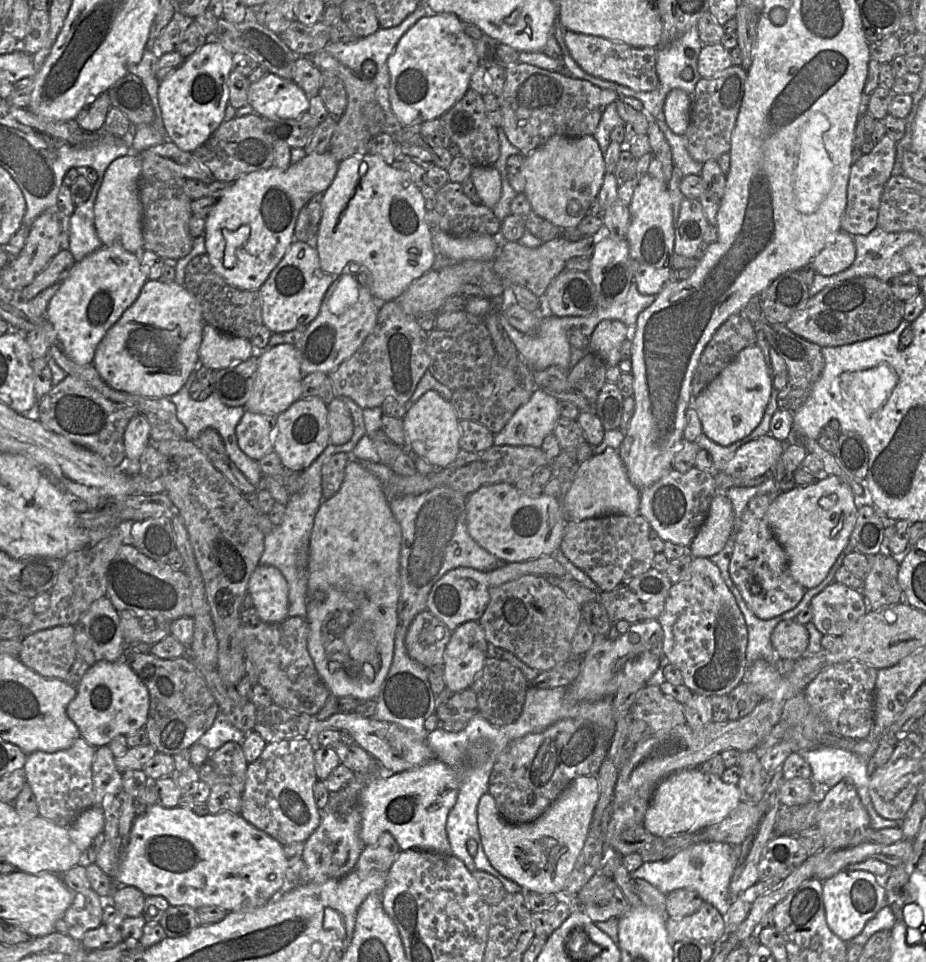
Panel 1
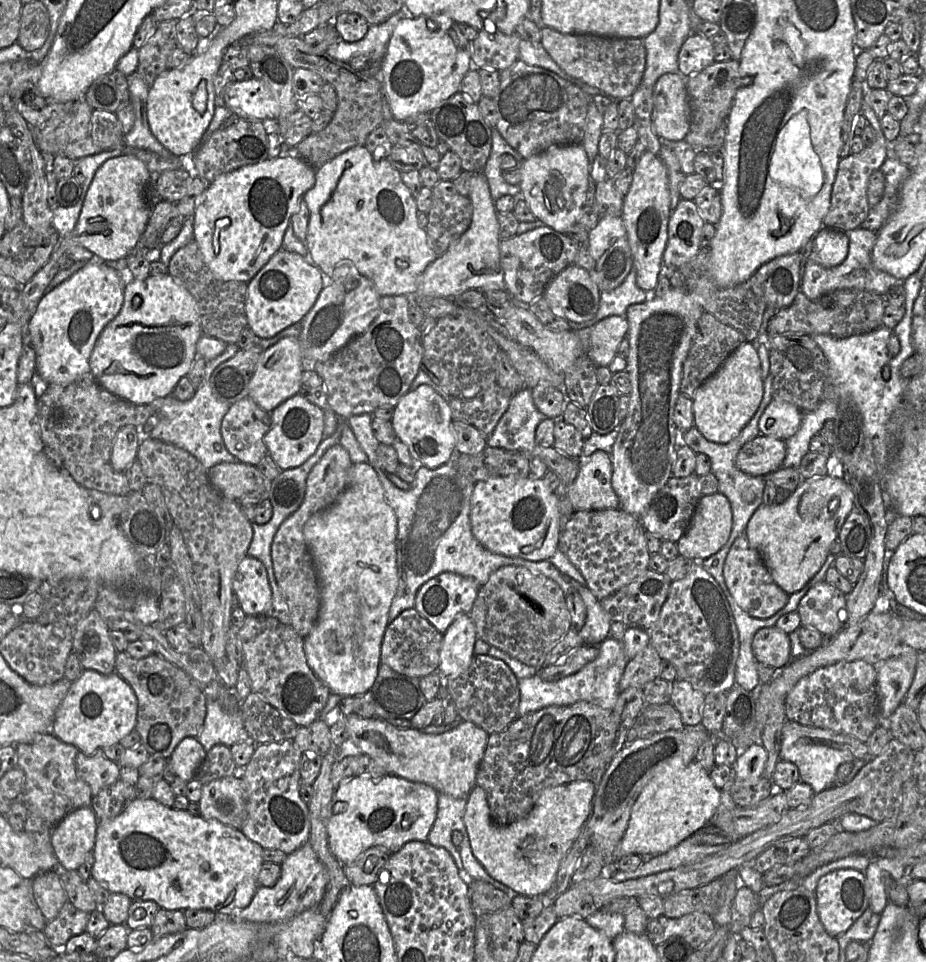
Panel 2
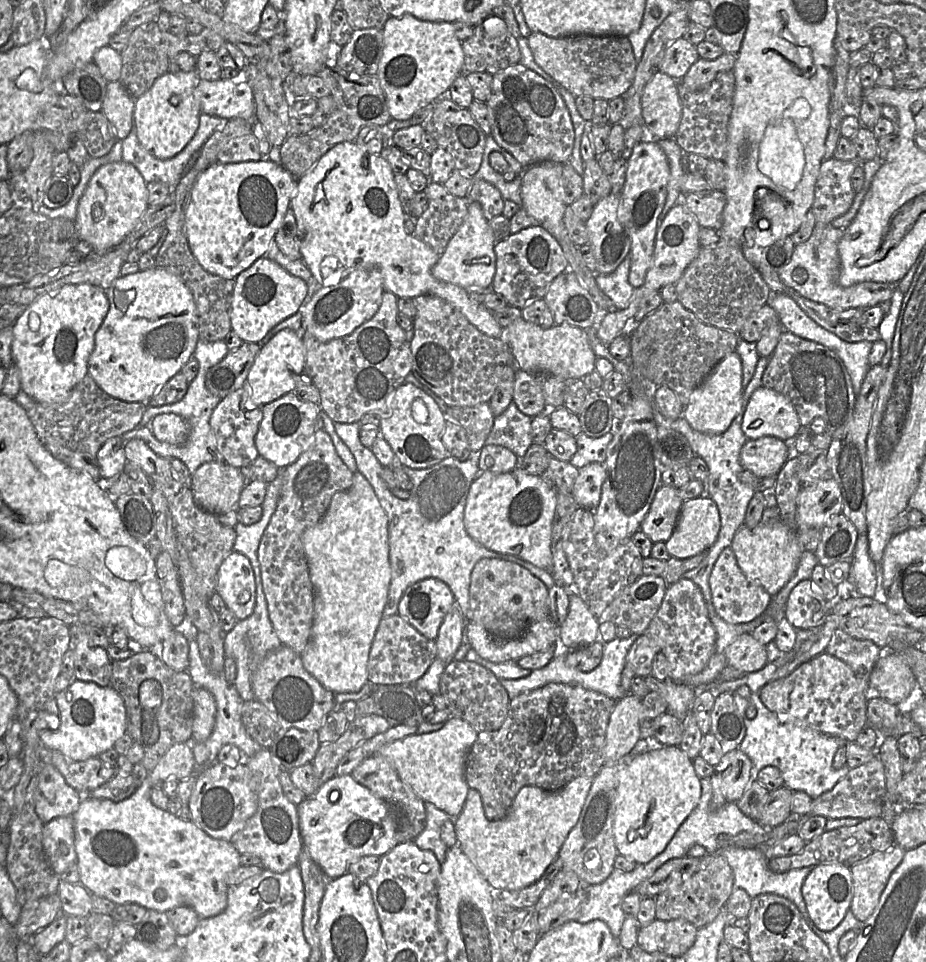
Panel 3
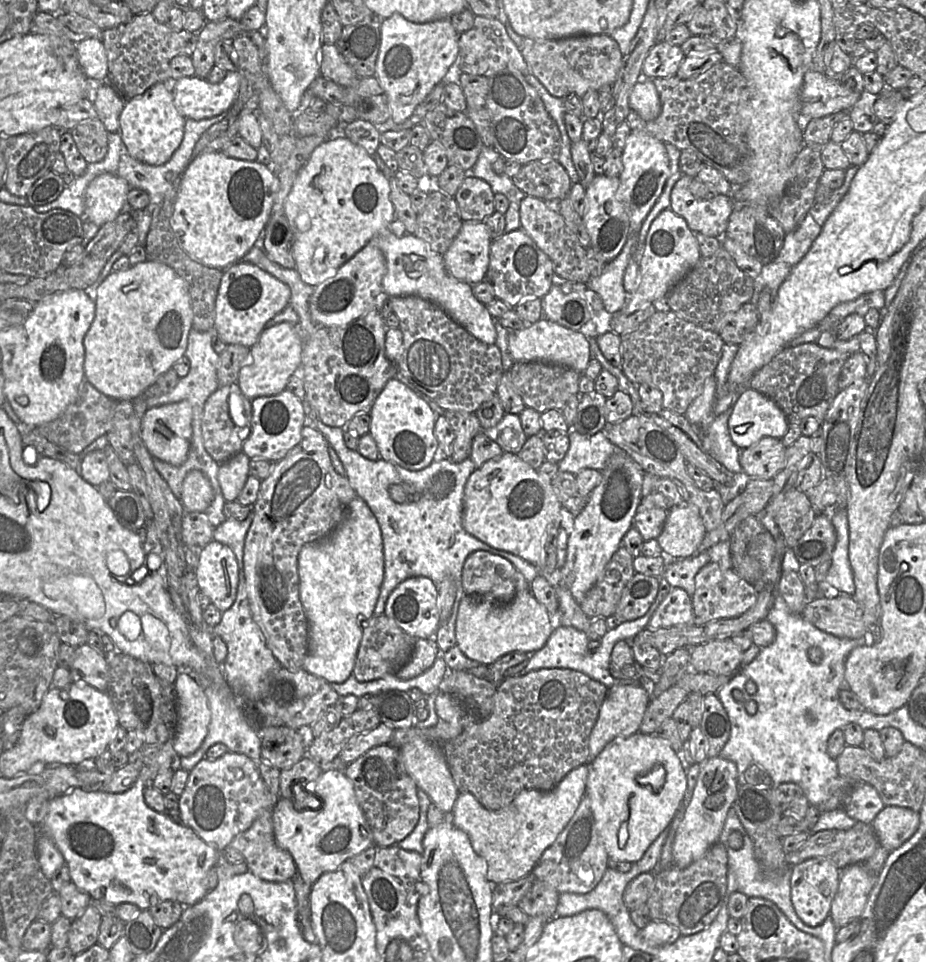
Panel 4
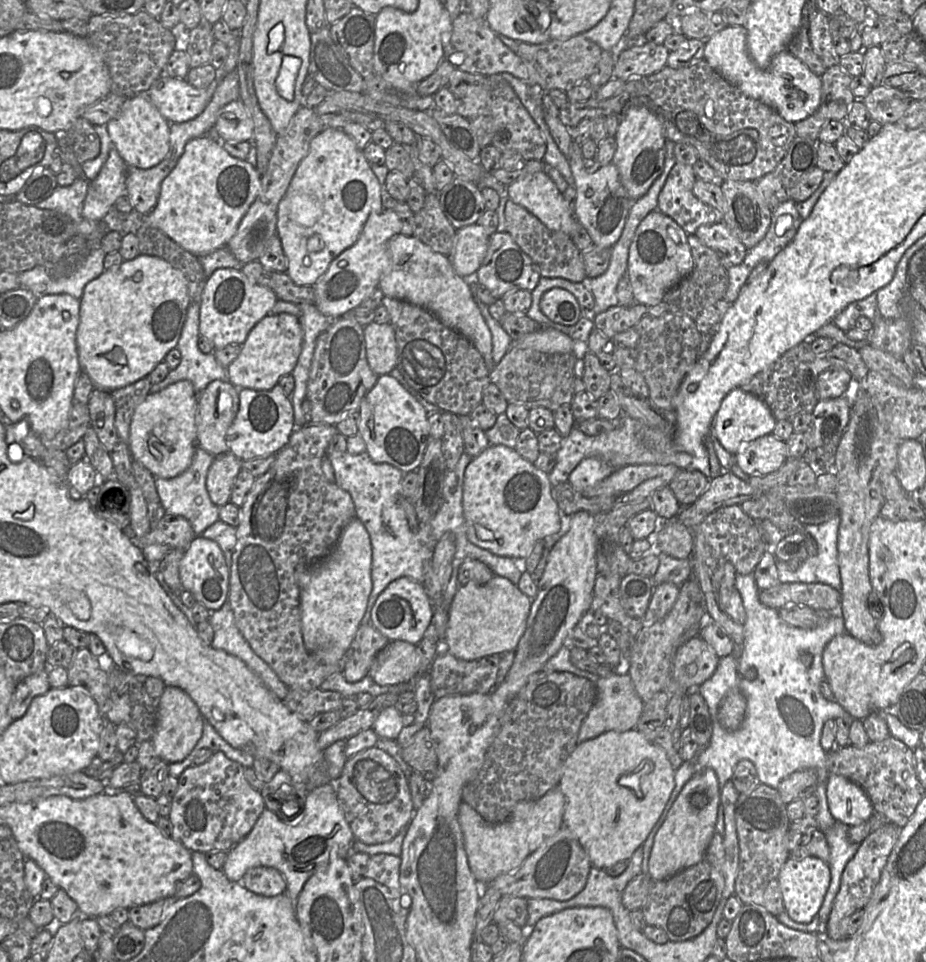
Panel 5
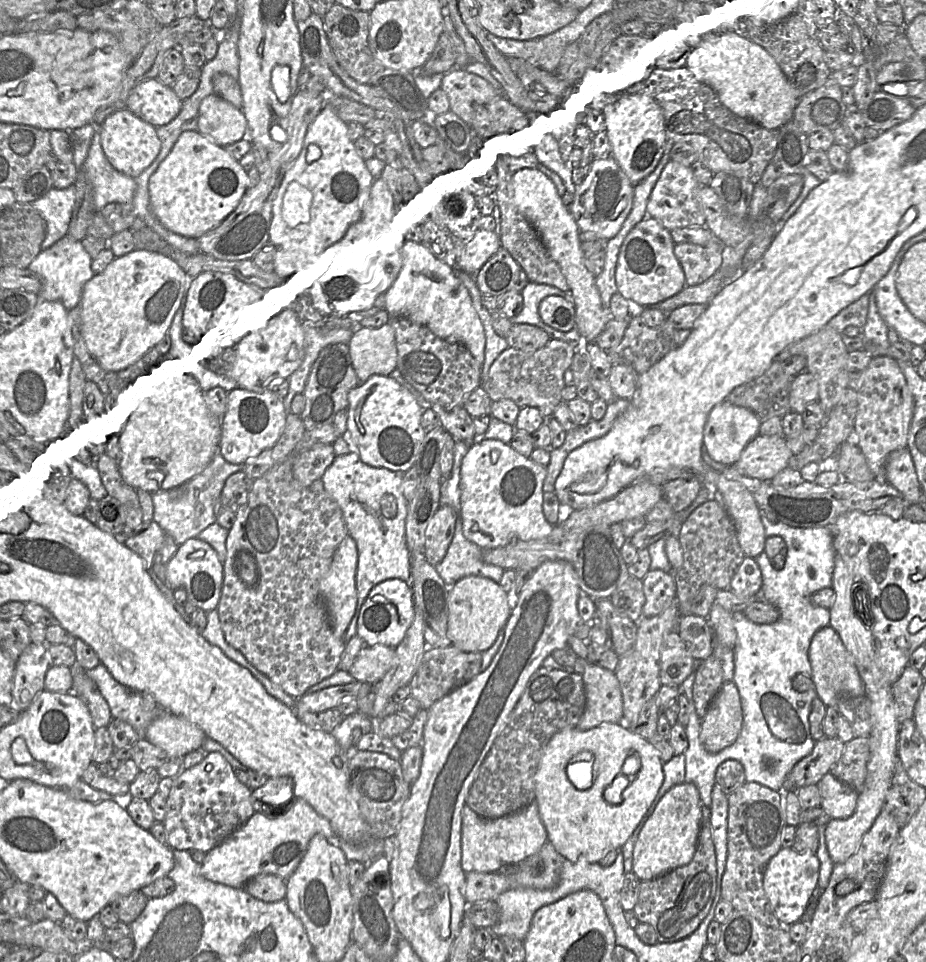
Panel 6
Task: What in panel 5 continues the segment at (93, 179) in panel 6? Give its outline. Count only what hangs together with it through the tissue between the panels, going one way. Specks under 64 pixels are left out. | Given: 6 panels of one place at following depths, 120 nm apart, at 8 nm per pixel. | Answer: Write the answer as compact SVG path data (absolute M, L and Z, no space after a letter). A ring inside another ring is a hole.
M113 147L97 177L90 181L83 206L83 219L101 221L116 200L127 196L125 161Z

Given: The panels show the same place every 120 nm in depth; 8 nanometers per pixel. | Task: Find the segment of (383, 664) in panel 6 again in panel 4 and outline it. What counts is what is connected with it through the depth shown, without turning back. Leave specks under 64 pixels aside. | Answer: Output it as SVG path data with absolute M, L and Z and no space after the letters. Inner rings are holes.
M416 639L409 661L394 675L401 680L409 680L429 669L441 654L434 640Z

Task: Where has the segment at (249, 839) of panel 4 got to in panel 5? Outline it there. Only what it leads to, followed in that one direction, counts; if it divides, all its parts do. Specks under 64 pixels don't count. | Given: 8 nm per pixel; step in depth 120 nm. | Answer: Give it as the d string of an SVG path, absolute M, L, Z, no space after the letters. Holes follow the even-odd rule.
M254 867L247 870L240 883L249 891L274 897L286 892L287 882L284 875L271 867Z

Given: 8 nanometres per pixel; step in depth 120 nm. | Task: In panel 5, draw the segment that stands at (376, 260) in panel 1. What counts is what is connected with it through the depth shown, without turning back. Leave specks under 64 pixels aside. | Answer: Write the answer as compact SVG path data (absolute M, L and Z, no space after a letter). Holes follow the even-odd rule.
M325 127L312 139L308 154L299 164L285 195L278 205L276 234L281 240L282 248L288 261L286 271L287 275L298 286L313 287L318 279L327 271L332 260L357 241L368 217L373 212L380 212L382 208L383 201L381 185L376 175L371 170L370 163L364 157L362 151L357 148L355 142L344 133L342 129ZM397 234L389 241L389 264L378 287L386 297L408 301L433 313L444 325L467 337L490 370L495 366L491 331L473 299L470 283L456 274L448 256L433 251L413 235Z

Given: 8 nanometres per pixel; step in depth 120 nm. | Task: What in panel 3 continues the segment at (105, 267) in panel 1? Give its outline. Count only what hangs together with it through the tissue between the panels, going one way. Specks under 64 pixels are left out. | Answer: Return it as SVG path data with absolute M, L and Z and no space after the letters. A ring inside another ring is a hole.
M91 284L66 285L33 301L13 323L11 353L20 372L21 390L37 403L58 405L65 402L74 387L88 374L88 360L95 344L95 334L108 311L106 290Z

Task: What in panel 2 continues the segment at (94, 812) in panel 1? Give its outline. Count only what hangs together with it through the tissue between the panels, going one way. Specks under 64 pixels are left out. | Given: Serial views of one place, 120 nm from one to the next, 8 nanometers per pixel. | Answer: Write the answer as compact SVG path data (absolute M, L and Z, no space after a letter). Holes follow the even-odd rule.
M90 806L70 812L53 827L50 839L60 869L77 870L79 868L87 853L93 850L97 828L97 817Z

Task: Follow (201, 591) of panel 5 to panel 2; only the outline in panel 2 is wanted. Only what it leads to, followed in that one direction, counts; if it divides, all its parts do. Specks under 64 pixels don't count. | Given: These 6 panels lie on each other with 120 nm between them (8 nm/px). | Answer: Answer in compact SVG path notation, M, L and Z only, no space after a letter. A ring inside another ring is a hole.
M246 556L233 579L236 604L247 616L265 616L272 605L272 589L263 563Z

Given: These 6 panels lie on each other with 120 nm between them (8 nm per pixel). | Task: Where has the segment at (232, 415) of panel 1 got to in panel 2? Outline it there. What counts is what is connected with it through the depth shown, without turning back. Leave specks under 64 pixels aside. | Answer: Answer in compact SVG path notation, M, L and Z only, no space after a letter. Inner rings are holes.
M228 344L224 352L205 363L205 376L202 385L196 389L191 400L182 402L172 396L161 398L159 407L155 404L158 424L148 433L148 438L157 439L177 446L192 454L206 470L219 463L238 462L226 449L221 435L221 423L231 405L218 400L210 387L210 377L221 363L233 357L239 350L236 344Z

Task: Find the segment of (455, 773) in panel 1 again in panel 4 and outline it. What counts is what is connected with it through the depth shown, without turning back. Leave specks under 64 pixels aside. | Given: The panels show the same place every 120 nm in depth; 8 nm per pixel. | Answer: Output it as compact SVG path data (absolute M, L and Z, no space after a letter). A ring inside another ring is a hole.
M331 769L323 772L314 784L312 794L312 797L307 798L313 800L310 806L304 805L297 797L280 798L272 809L276 844L291 854L297 874L310 886L322 874L336 871L345 861L375 847L371 829L344 770Z

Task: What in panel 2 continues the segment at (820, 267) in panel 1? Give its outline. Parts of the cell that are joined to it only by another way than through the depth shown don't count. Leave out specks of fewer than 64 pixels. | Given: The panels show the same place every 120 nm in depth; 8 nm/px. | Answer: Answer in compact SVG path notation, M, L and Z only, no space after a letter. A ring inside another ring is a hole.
M823 227L813 238L810 259L823 267L841 264L847 257L849 238L845 231Z

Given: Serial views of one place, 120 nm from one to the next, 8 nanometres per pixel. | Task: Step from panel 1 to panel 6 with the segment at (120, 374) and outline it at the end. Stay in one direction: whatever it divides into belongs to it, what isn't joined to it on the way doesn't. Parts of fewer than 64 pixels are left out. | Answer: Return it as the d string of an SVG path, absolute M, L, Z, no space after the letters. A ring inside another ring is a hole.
M135 249L121 258L115 258L101 274L94 275L85 284L79 303L81 334L92 359L102 370L110 373L140 364L149 351L167 340L191 280L174 261L159 253Z

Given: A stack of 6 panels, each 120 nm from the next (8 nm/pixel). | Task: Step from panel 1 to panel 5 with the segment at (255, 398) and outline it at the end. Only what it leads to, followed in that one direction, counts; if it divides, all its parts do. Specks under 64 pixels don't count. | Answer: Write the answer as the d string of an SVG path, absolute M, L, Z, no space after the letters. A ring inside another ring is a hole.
M281 313L267 315L250 331L240 355L227 368L229 381L237 388L268 391L295 368L302 351L303 330L298 317Z

